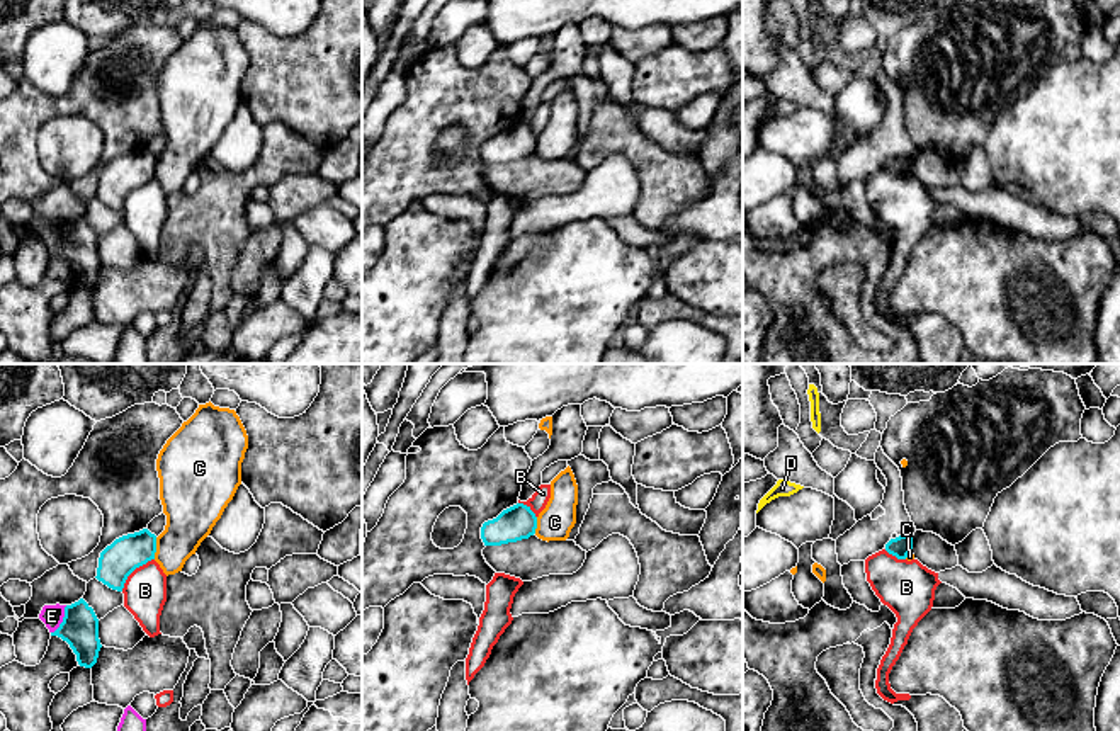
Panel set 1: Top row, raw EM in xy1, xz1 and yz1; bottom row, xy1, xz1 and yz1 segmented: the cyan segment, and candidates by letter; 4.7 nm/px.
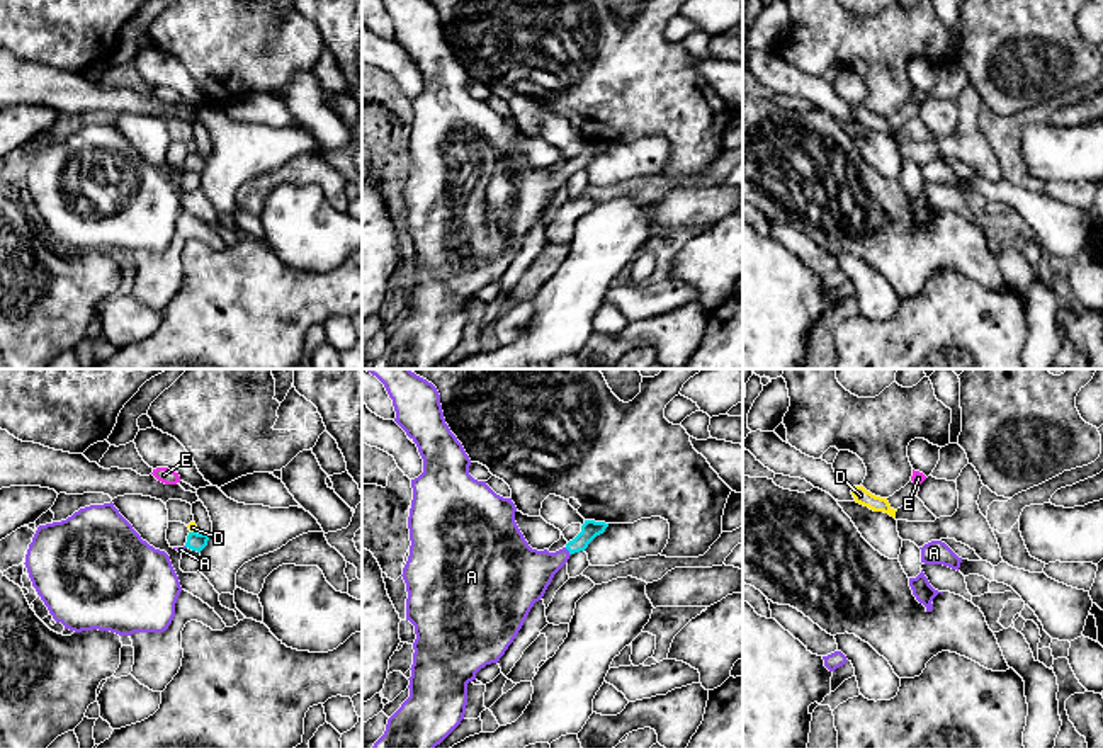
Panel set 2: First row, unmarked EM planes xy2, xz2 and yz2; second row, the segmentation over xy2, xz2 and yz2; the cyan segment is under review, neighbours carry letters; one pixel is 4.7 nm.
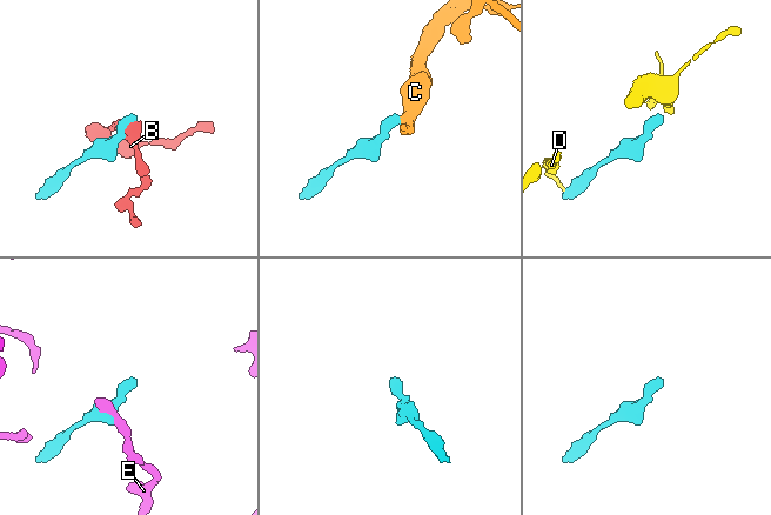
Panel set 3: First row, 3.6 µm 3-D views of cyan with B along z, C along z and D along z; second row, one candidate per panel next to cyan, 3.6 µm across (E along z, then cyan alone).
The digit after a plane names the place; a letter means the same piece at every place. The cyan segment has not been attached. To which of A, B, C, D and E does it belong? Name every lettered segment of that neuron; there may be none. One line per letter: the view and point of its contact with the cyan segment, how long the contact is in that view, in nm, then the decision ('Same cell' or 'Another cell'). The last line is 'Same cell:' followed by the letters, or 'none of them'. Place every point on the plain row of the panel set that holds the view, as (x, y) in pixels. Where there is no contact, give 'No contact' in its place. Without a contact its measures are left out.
A: Touches cyan at xz2 (568, 169). Shared border 50 nm. Same cell
B: Touches cyan at xy1 (133, 189). Shared border 220 nm. Another cell
C: Touches cyan at xy1 (155, 167). Shared border 110 nm. Another cell
D: Touches cyan at xy2 (194, 152). Shared border 30 nm. Another cell
E: Touches cyan at xy1 (63, 238). Shared border 150 nm. Another cell
Same cell: A

